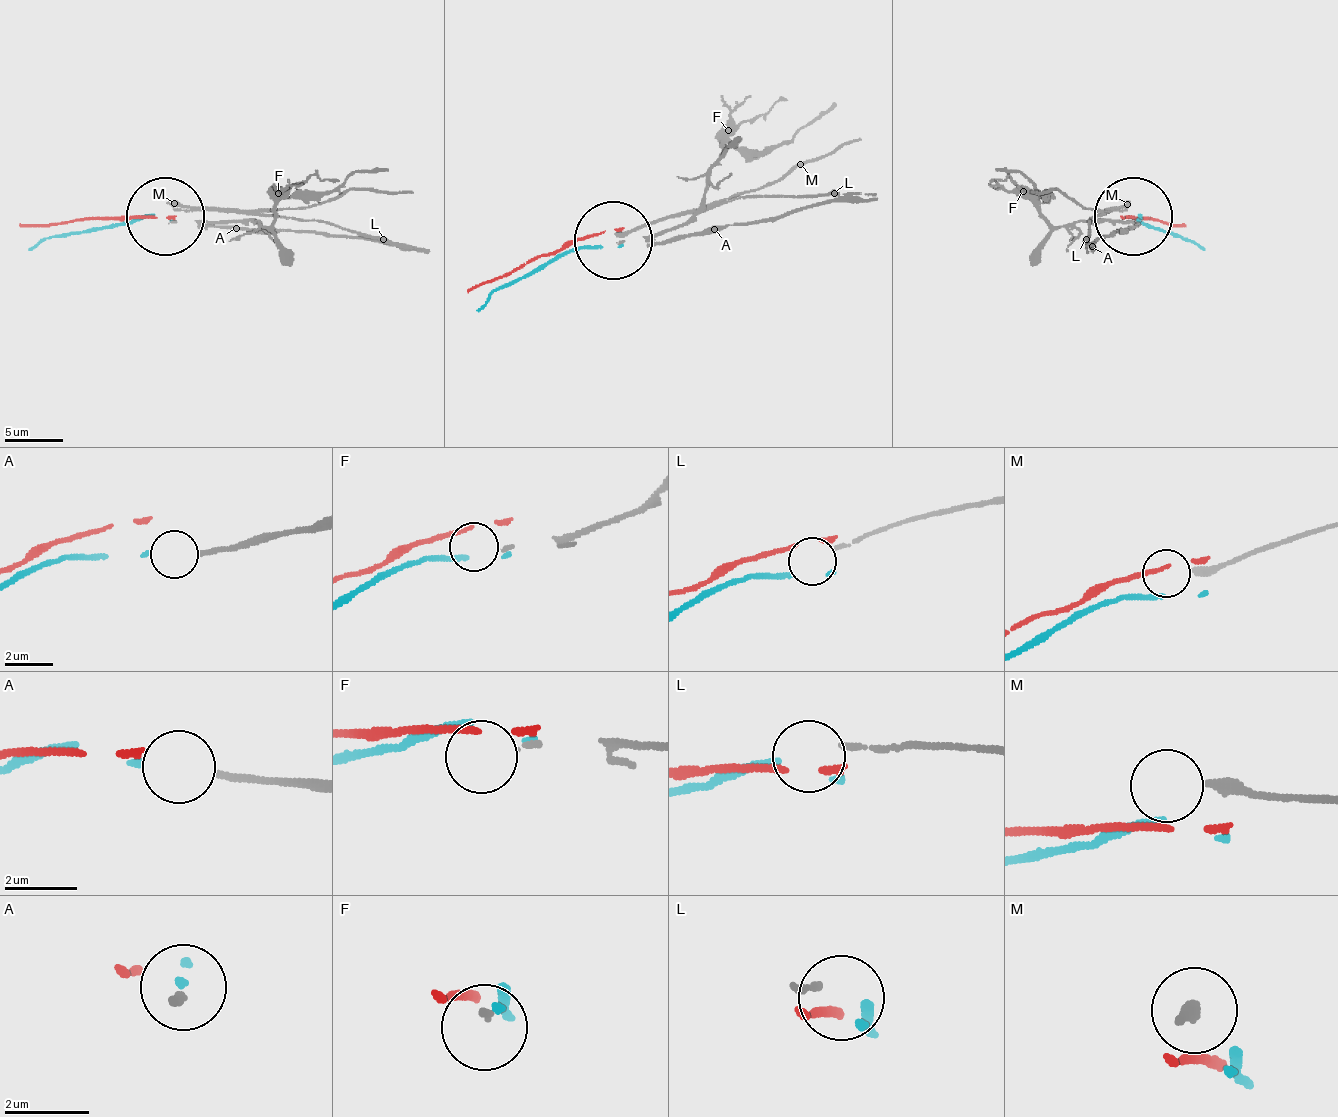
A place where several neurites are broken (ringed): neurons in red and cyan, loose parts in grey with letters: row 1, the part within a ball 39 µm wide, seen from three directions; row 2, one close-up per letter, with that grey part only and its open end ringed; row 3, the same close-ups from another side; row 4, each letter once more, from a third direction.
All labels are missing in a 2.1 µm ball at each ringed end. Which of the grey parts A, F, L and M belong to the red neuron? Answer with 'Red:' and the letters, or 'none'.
Red: none

